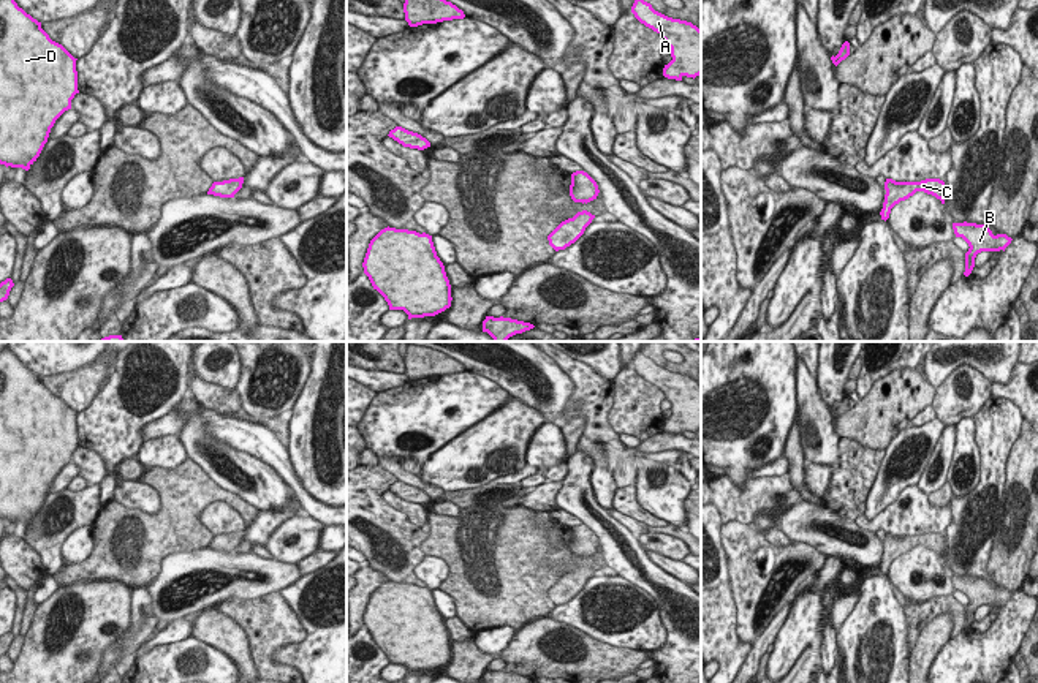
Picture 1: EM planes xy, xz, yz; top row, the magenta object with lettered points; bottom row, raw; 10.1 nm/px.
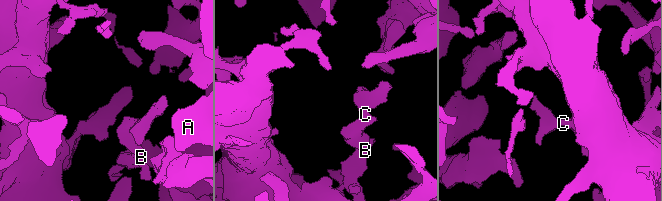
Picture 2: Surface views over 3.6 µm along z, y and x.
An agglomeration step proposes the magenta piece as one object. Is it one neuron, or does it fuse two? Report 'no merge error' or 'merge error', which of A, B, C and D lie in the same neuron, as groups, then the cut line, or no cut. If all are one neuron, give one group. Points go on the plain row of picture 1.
no merge error; groups A B C D; cut none

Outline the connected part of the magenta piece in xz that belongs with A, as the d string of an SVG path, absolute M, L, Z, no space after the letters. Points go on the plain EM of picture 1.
M641 351L635 354L631 367L671 402L672 414L663 422L665 432L682 435L684 430L695 433L701 428L701 384L696 379L655 365Z

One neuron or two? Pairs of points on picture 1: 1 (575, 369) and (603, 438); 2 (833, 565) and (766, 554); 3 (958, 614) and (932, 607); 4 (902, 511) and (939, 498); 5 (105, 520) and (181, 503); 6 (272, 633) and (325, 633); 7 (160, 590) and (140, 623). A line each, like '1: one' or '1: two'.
1: one
2: two
3: one
4: two
5: one
6: two
7: two

